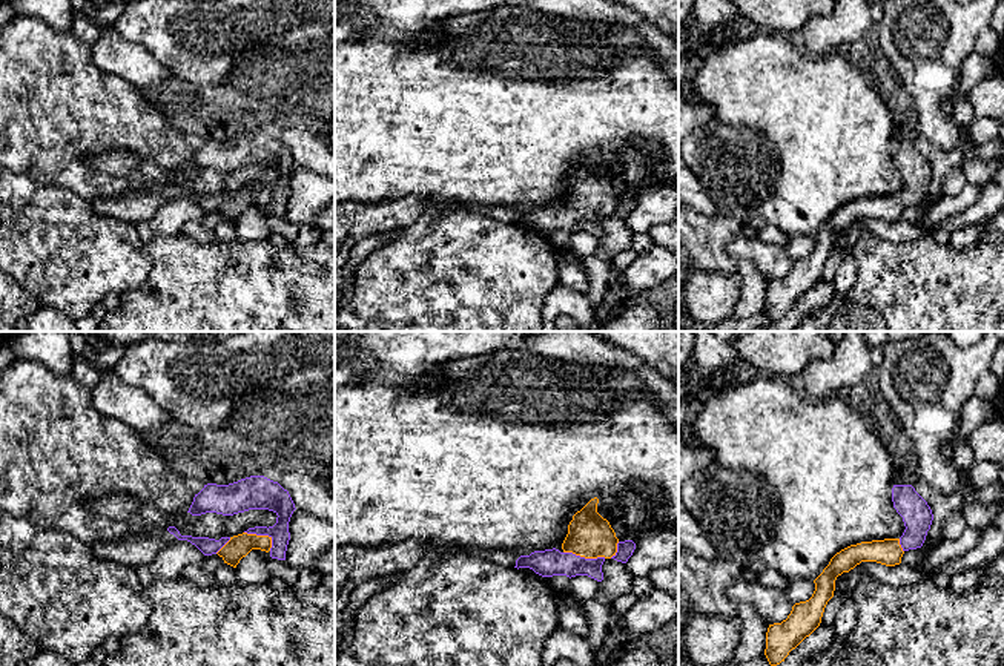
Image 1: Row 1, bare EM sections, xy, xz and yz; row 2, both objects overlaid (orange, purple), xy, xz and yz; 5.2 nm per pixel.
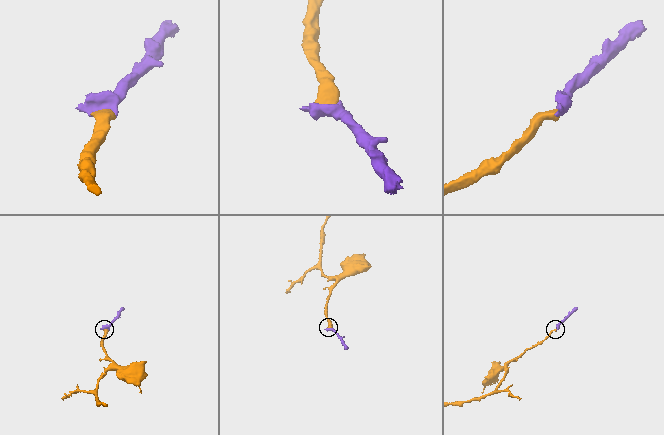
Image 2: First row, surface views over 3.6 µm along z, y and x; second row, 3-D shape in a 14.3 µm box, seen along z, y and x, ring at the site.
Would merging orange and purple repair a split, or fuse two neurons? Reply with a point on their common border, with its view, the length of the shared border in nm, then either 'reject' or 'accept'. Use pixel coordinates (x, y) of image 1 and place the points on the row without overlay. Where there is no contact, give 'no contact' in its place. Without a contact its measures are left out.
xz (585, 214) | 220 nm | accept

